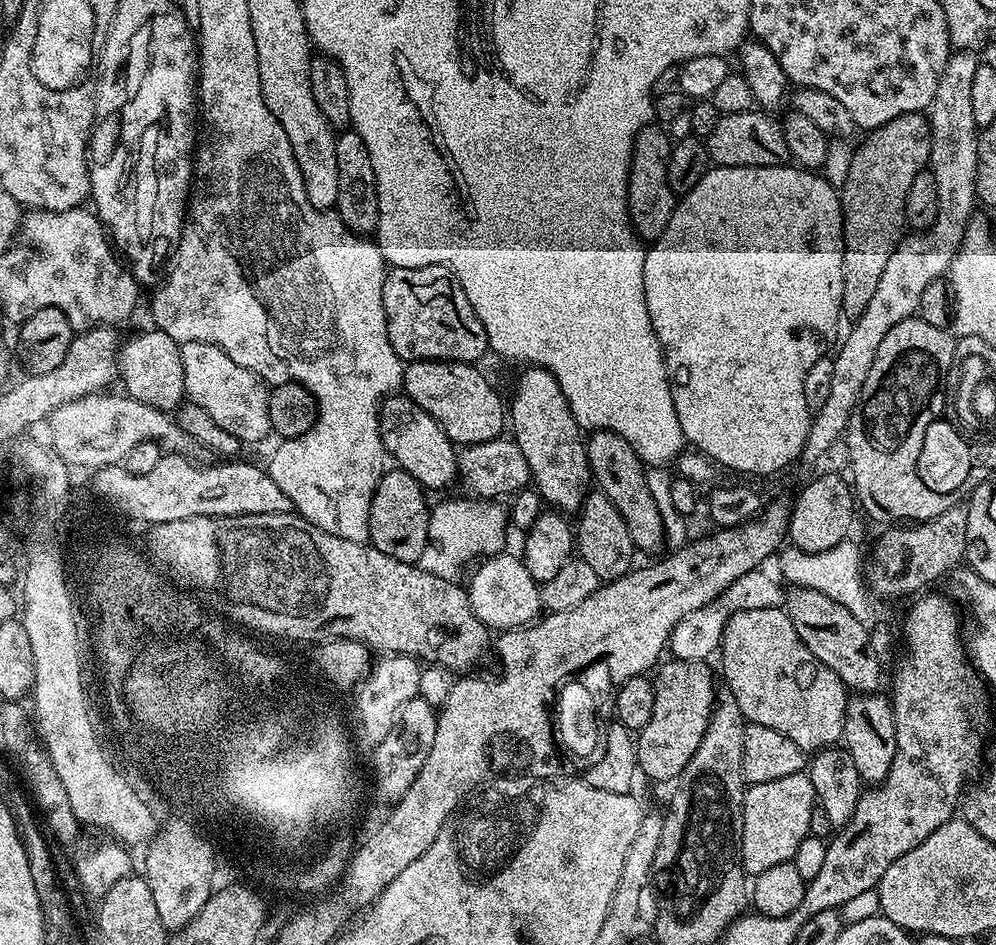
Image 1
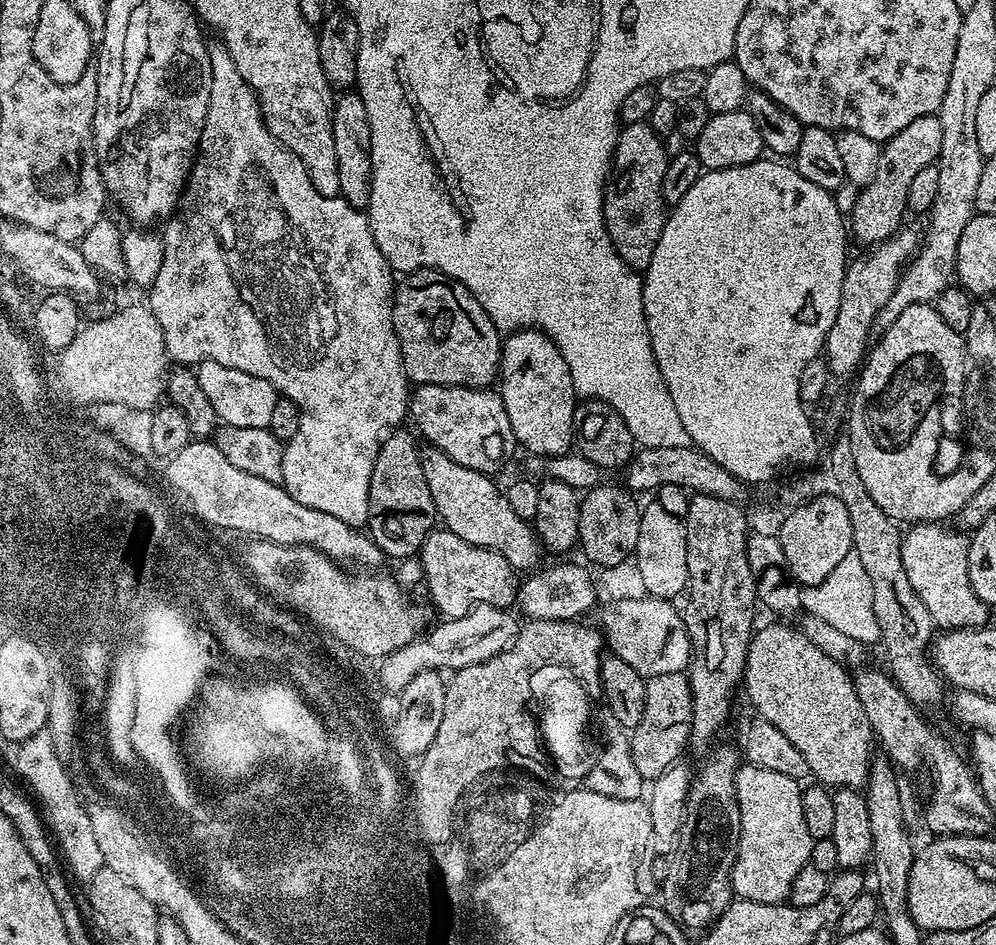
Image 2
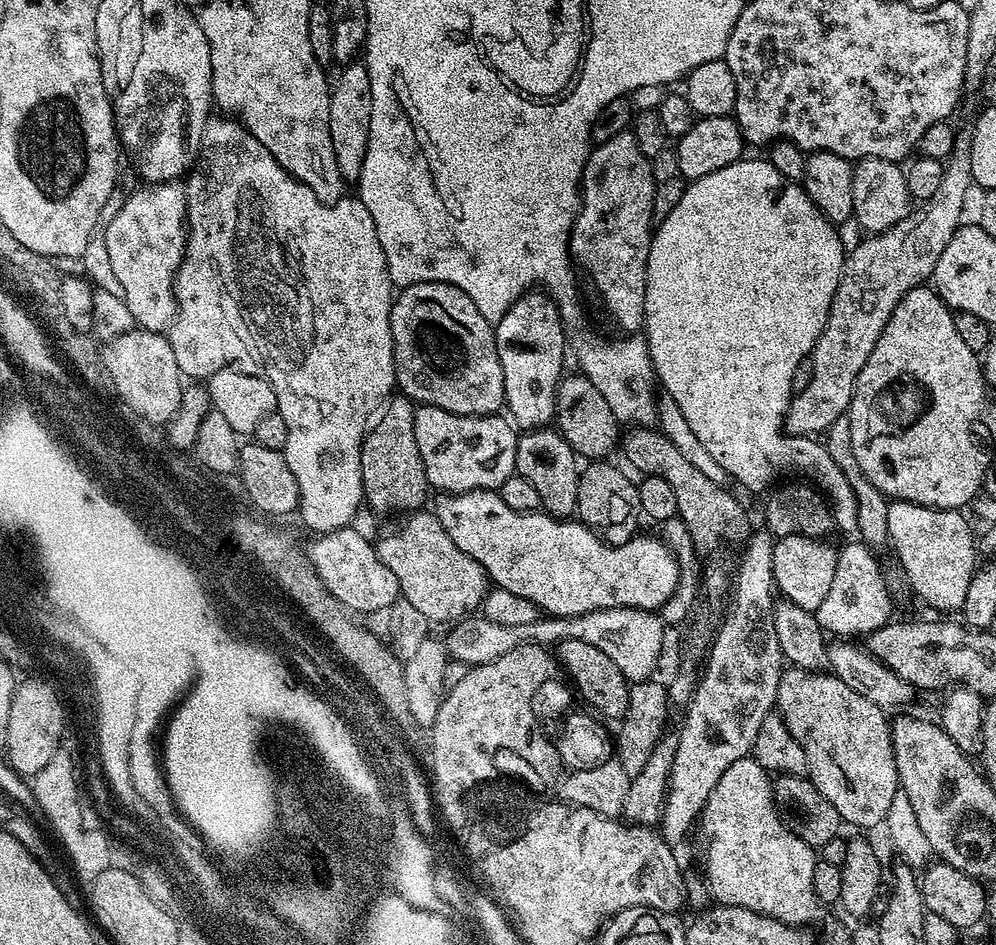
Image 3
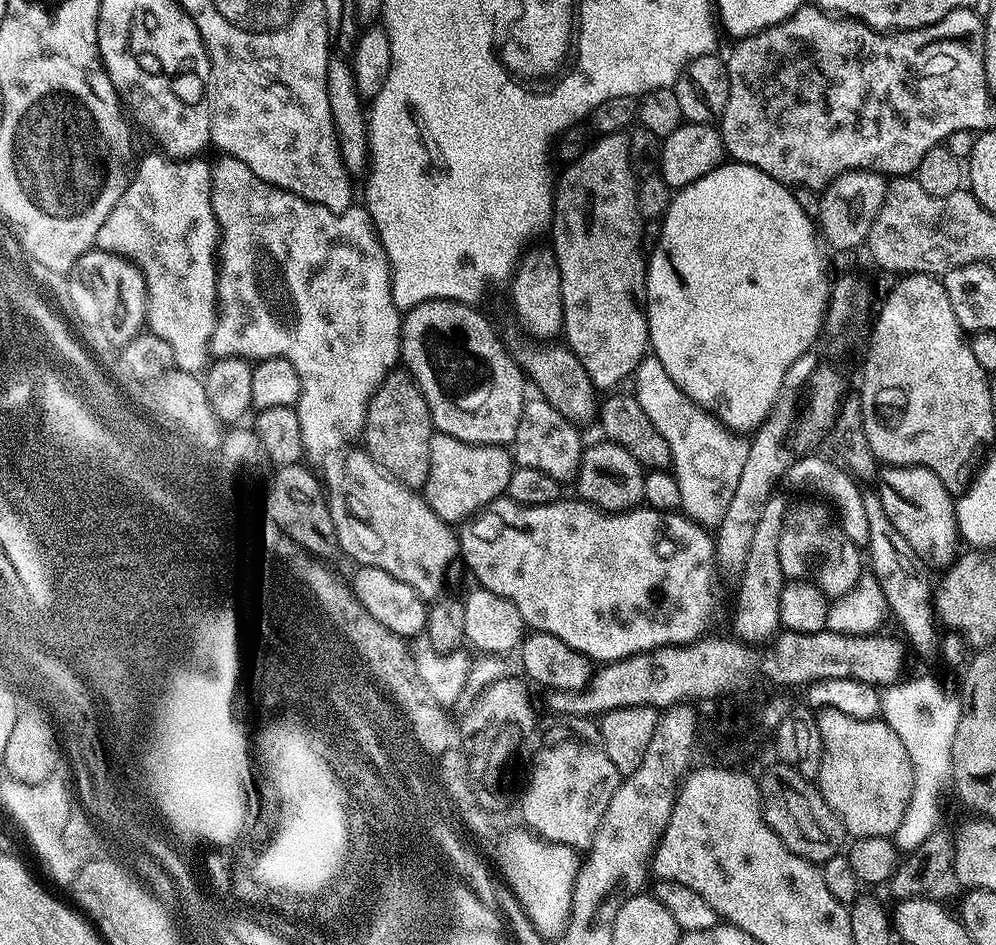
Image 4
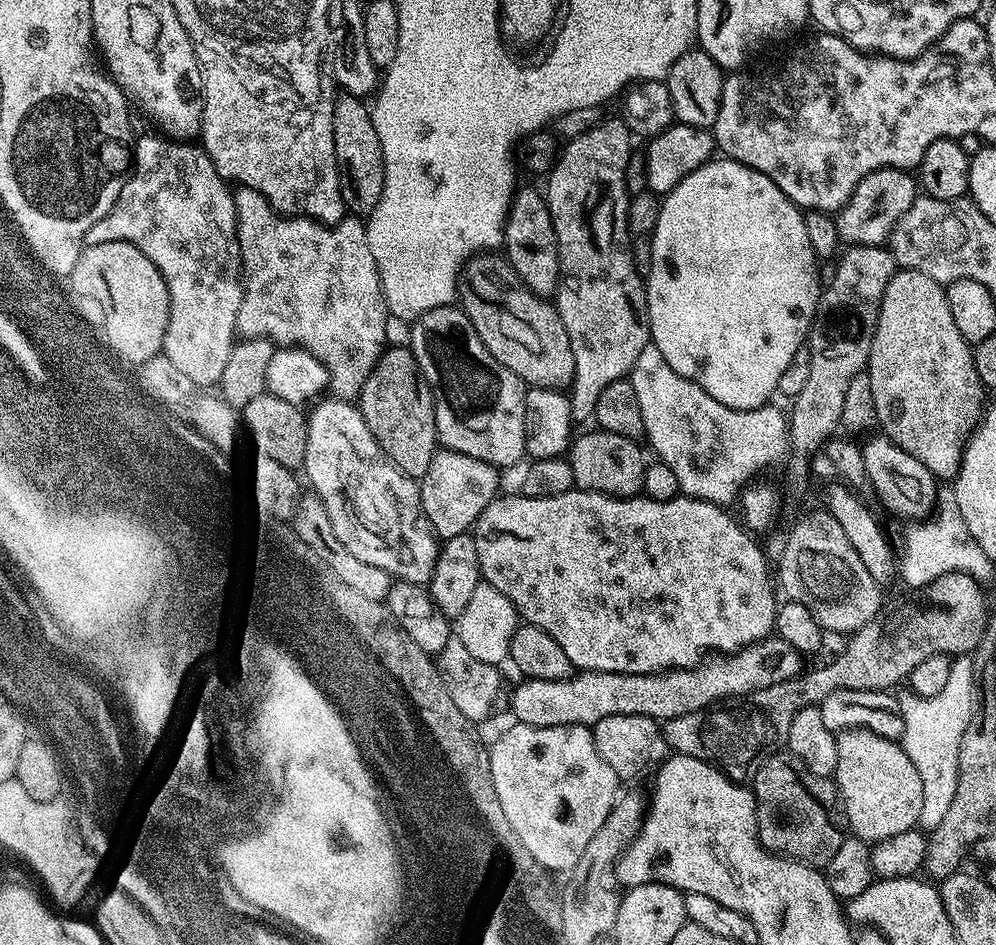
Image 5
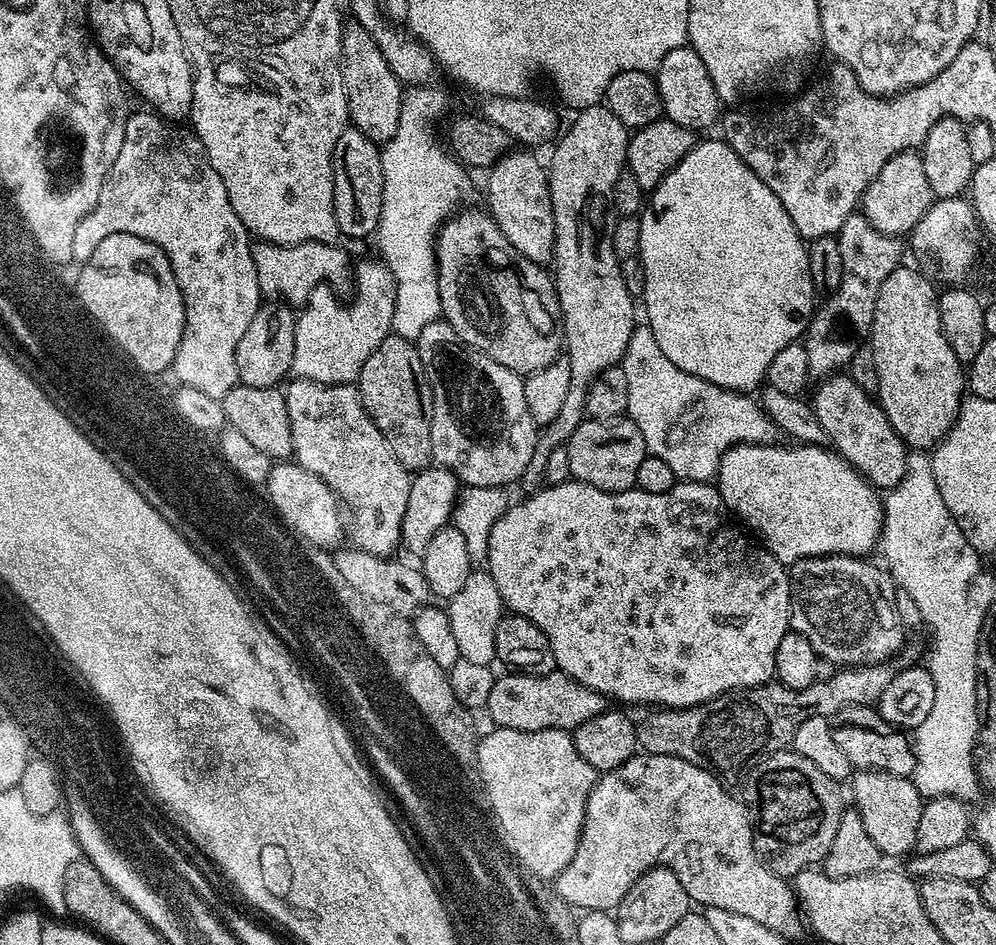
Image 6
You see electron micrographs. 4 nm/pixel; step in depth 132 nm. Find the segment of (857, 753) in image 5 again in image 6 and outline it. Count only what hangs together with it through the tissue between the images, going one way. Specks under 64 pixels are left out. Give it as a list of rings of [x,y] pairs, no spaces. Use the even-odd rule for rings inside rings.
[[[860,770],[851,777],[854,807],[860,813],[866,834],[870,834],[874,846],[885,857],[907,857],[915,849],[918,834],[918,818],[922,818],[925,801],[915,783],[907,776],[877,772],[875,770]]]

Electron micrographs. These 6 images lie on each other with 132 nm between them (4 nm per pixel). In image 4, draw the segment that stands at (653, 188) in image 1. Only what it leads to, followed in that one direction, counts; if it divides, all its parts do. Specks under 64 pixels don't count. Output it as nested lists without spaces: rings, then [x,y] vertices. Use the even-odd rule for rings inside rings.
[[[609,132],[601,135],[590,146],[590,150],[581,152],[575,160],[567,165],[568,168],[564,173],[559,173],[558,179],[554,184],[554,195],[552,198],[552,222],[550,225],[550,247],[552,253],[556,255],[558,262],[558,270],[562,274],[562,302],[564,303],[564,326],[562,336],[567,347],[572,349],[572,353],[578,358],[578,362],[582,362],[582,366],[586,366],[586,374],[590,374],[590,378],[594,382],[594,386],[598,390],[612,390],[620,384],[624,379],[631,377],[635,373],[636,368],[649,355],[650,341],[648,339],[648,313],[646,311],[646,253],[641,248],[642,232],[644,230],[645,217],[640,215],[640,206],[638,204],[638,194],[636,186],[638,177],[632,171],[632,163],[630,162],[630,142],[624,132]]]

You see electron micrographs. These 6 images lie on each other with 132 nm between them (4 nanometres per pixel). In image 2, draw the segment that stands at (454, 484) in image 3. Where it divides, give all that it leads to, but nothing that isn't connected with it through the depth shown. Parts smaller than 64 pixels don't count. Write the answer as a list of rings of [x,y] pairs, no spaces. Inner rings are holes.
[[[422,384],[411,389],[408,416],[416,423],[415,431],[424,435],[431,447],[475,472],[495,473],[500,459],[514,444],[510,418],[506,418],[506,406],[496,390]]]

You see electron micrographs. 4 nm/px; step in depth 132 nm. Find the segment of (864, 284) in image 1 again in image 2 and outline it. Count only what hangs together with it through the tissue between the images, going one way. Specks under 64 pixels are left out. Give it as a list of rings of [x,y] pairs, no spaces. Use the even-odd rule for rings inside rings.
[[[936,114],[914,118],[914,122],[898,130],[894,138],[883,141],[878,170],[874,170],[874,178],[870,178],[870,182],[861,189],[859,200],[848,216],[848,226],[854,240],[856,238],[864,244],[862,246],[871,246],[886,242],[895,232],[900,231],[905,223],[904,212],[909,211],[910,181],[917,176],[918,170],[926,170],[926,166],[936,164],[941,150],[942,122]]]

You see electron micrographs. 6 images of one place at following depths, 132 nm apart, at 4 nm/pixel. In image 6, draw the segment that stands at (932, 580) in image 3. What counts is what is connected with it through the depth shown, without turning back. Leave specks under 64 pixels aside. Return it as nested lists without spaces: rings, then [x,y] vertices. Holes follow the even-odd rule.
[[[837,374],[819,381],[816,397],[810,400],[812,412],[822,422],[822,430],[826,430],[831,447],[839,452],[873,488],[887,490],[896,488],[906,474],[906,458],[908,448],[904,440],[897,434],[879,403],[858,382],[852,380],[851,375]]]

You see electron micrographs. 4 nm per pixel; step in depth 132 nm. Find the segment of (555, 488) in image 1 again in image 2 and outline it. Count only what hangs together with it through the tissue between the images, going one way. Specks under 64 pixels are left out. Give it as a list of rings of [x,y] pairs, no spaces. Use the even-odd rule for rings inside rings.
[[[526,328],[505,335],[500,349],[500,371],[498,373],[498,391],[506,406],[506,418],[510,418],[512,435],[517,445],[521,444],[534,456],[562,456],[574,444],[574,414],[578,397],[576,387],[570,378],[570,366],[551,338],[535,328]]]

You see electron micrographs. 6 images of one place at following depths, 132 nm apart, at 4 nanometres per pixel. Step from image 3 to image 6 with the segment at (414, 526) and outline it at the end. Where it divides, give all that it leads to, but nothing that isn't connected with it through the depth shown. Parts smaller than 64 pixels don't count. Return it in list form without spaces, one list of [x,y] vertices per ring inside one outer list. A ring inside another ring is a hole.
[[[293,379],[292,385],[286,388],[286,410],[290,414],[290,430],[294,438],[295,463],[300,464],[306,471],[321,480],[341,505],[348,507],[346,520],[352,525],[348,532],[352,535],[351,542],[357,549],[370,555],[388,558],[393,555],[395,548],[401,547],[400,530],[402,518],[406,514],[406,501],[410,498],[412,476],[409,469],[404,468],[394,458],[386,438],[374,426],[374,422],[364,409],[359,391],[347,384],[319,384],[309,380]]]

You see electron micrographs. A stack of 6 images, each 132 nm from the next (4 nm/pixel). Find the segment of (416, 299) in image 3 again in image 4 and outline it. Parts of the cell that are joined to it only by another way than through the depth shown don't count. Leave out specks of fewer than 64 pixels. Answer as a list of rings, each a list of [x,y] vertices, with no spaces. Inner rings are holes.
[[[443,299],[427,300],[407,309],[400,325],[400,360],[426,398],[432,415],[432,427],[436,432],[446,432],[471,444],[508,446],[514,434],[518,434],[518,422],[526,403],[526,377],[517,357],[512,357],[504,349],[499,334],[480,310],[457,300]]]

